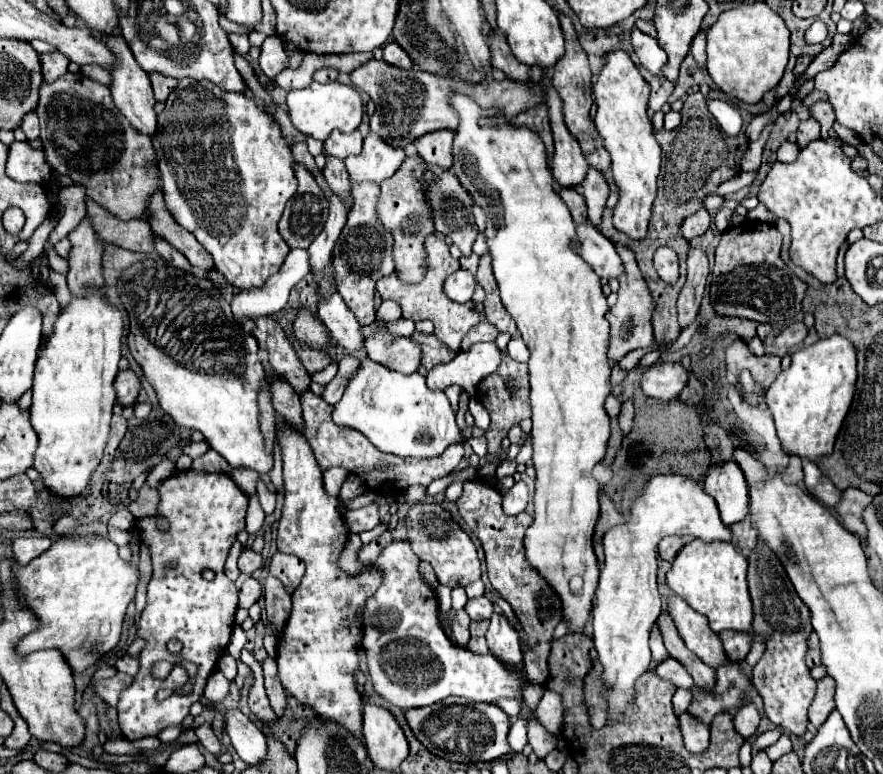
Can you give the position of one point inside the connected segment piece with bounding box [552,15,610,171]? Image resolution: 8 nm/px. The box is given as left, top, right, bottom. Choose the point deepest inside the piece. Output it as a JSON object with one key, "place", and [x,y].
{"place":[571,78]}

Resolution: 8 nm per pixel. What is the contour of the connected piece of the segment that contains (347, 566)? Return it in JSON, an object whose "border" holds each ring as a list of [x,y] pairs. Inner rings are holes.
{"border":[[[350,535],[348,543],[346,543],[346,551],[342,553],[342,559],[340,559],[340,567],[348,573],[348,575],[356,575],[358,571],[362,571],[366,565],[362,565],[358,561],[357,553],[359,550],[359,535]]]}

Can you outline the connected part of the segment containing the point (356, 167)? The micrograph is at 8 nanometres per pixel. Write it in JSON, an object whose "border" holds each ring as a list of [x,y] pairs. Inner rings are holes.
{"border":[[[368,135],[364,139],[364,147],[360,155],[350,155],[344,159],[346,171],[352,183],[376,183],[380,185],[384,179],[392,177],[404,161],[404,149],[388,147],[376,135]]]}

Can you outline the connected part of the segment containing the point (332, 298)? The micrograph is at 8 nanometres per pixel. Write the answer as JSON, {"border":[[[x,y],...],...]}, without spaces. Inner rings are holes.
{"border":[[[332,291],[326,297],[320,297],[316,303],[318,319],[332,331],[332,337],[346,349],[358,351],[364,347],[364,339],[360,335],[360,323],[354,313],[346,307],[344,299]]]}

